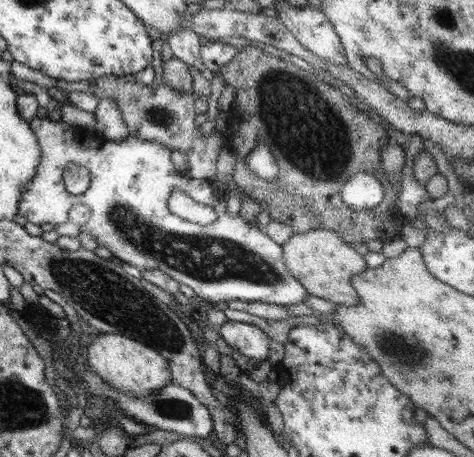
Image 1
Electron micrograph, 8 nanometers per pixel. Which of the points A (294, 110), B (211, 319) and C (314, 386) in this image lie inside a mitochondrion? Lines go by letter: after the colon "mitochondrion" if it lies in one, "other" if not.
A: mitochondrion
B: other
C: other

